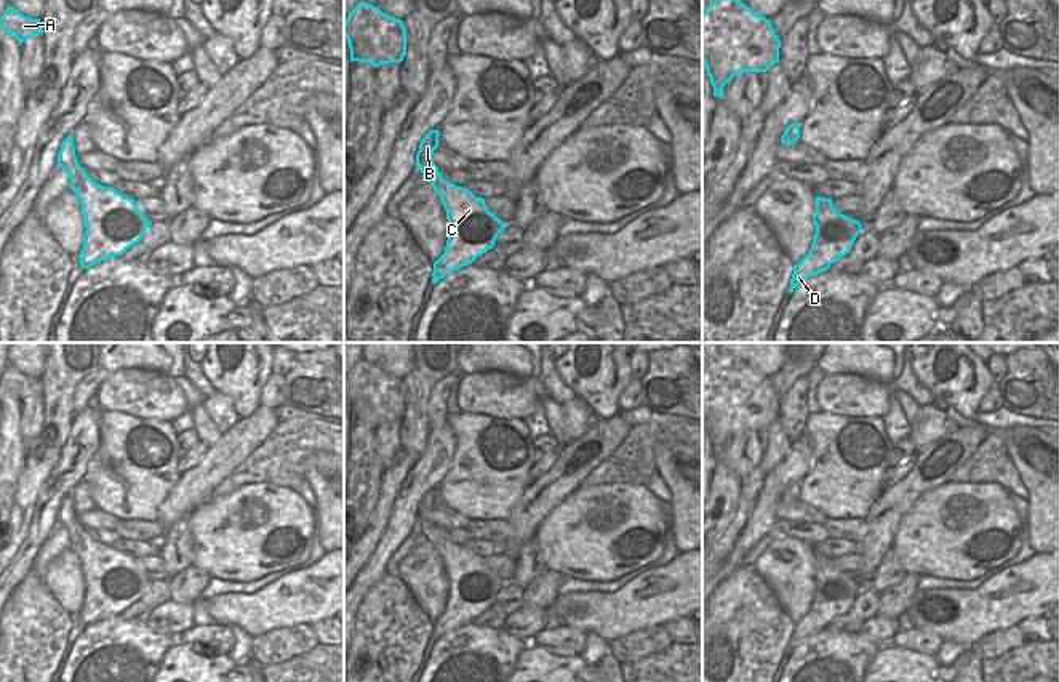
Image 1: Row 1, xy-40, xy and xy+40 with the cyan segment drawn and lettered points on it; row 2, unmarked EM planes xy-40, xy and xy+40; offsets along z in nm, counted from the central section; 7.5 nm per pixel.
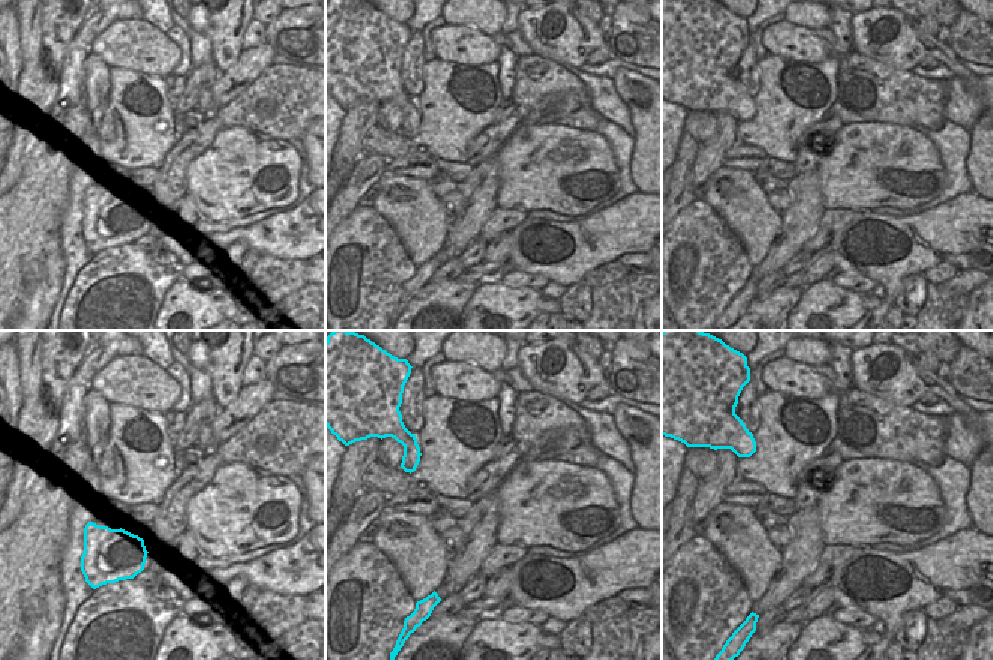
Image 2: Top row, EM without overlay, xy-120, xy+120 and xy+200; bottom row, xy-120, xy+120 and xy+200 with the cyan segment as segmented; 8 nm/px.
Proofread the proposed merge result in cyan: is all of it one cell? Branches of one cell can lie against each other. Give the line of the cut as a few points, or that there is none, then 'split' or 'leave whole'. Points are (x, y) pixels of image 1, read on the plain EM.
no cut | leave whole

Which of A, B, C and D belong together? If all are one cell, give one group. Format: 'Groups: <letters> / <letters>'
Groups: A B C D.

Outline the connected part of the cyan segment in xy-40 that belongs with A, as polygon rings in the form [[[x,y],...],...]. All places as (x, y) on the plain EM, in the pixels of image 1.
[[[8,365],[0,375],[0,387],[14,394],[19,403],[29,395],[43,392],[40,378],[30,378],[13,365]]]

